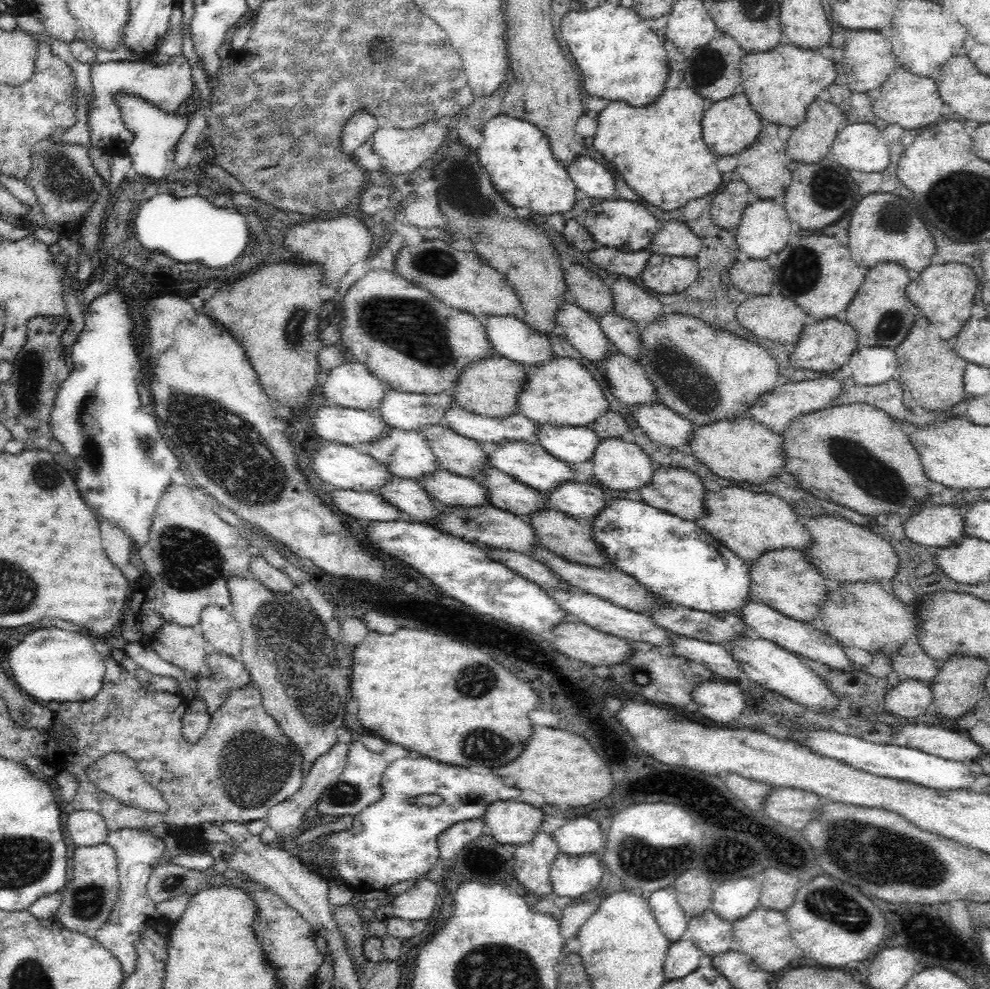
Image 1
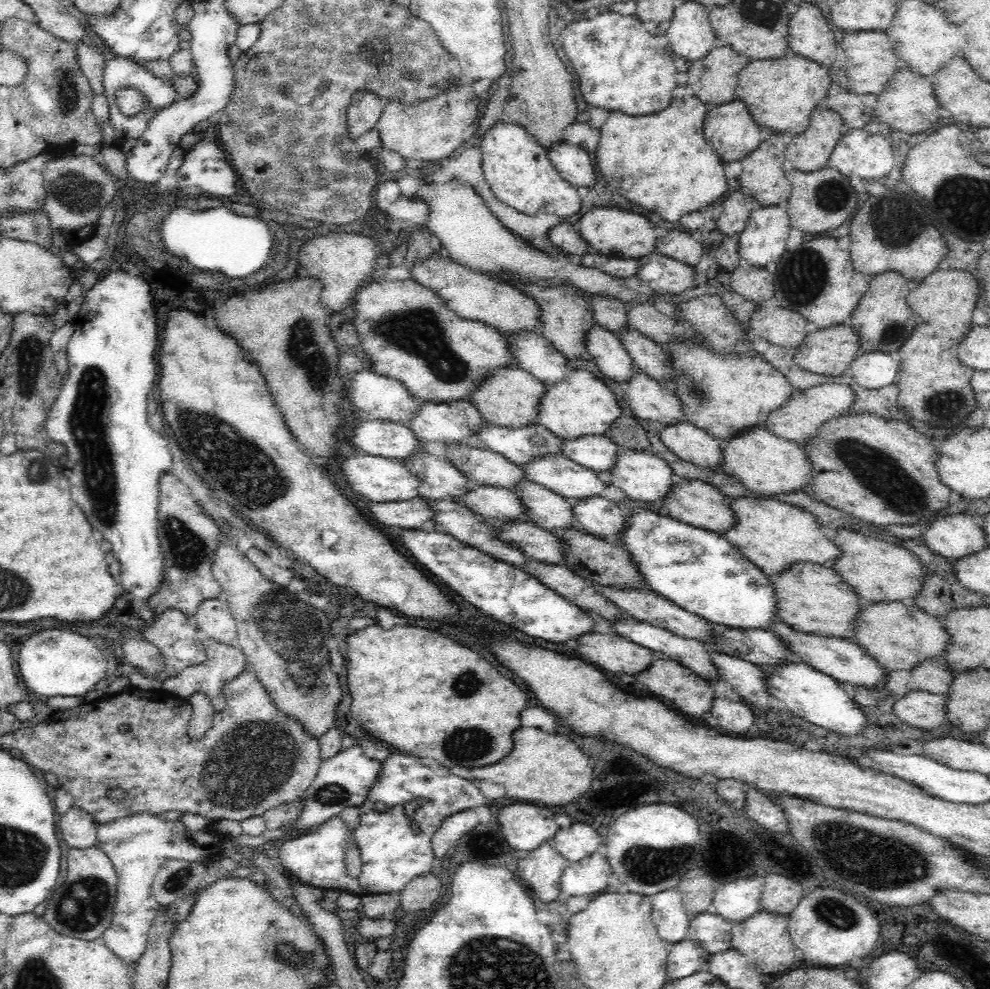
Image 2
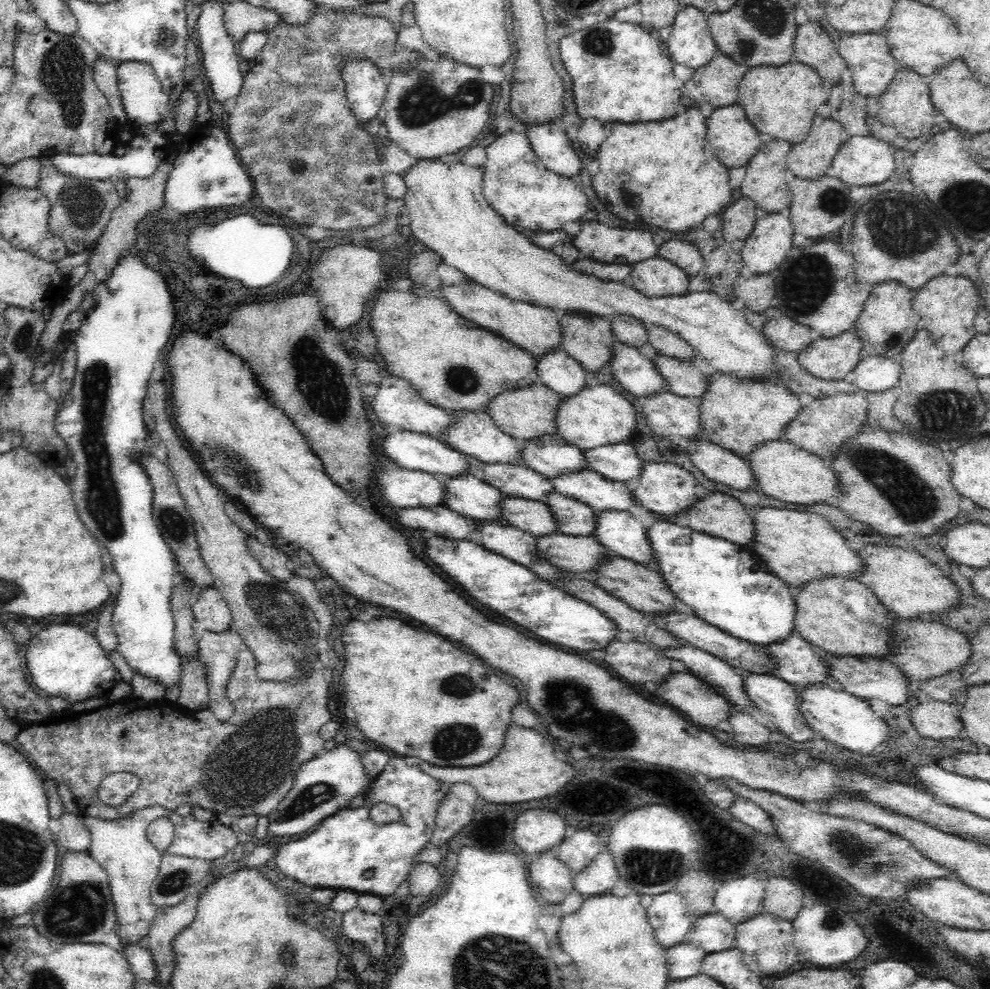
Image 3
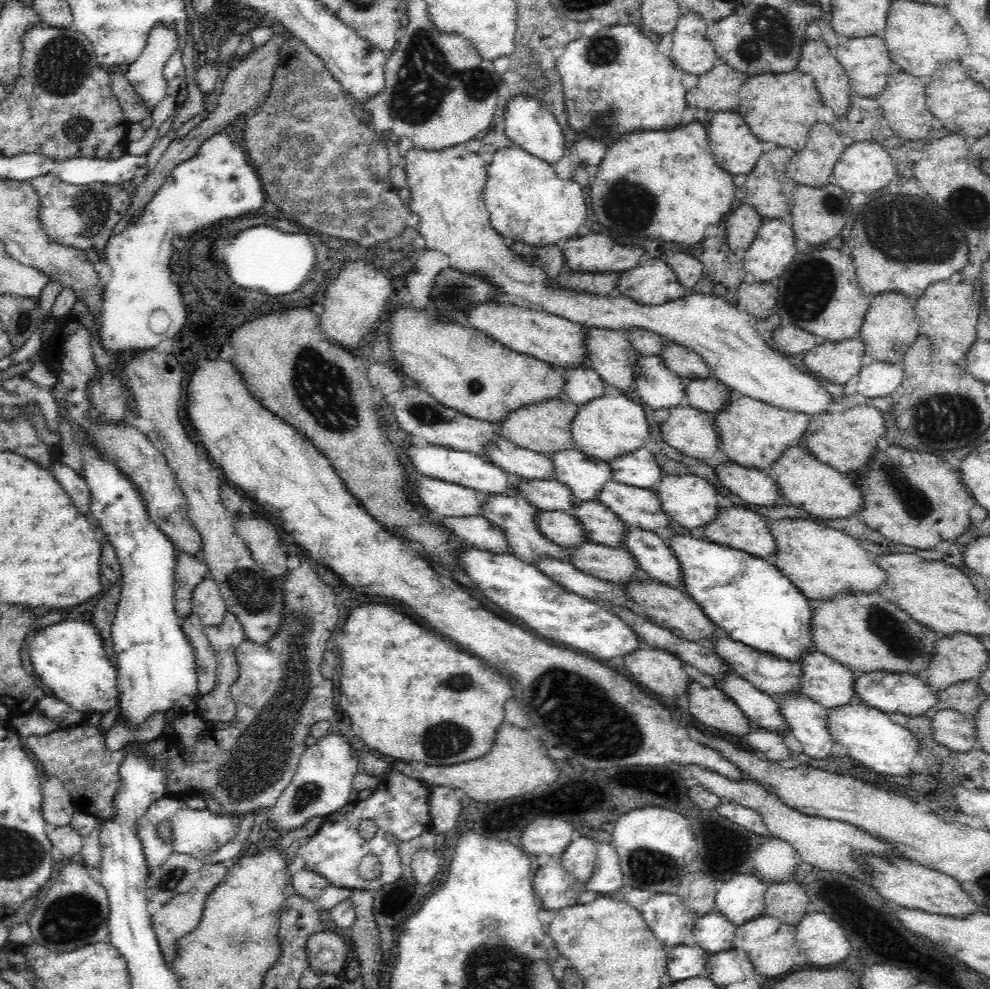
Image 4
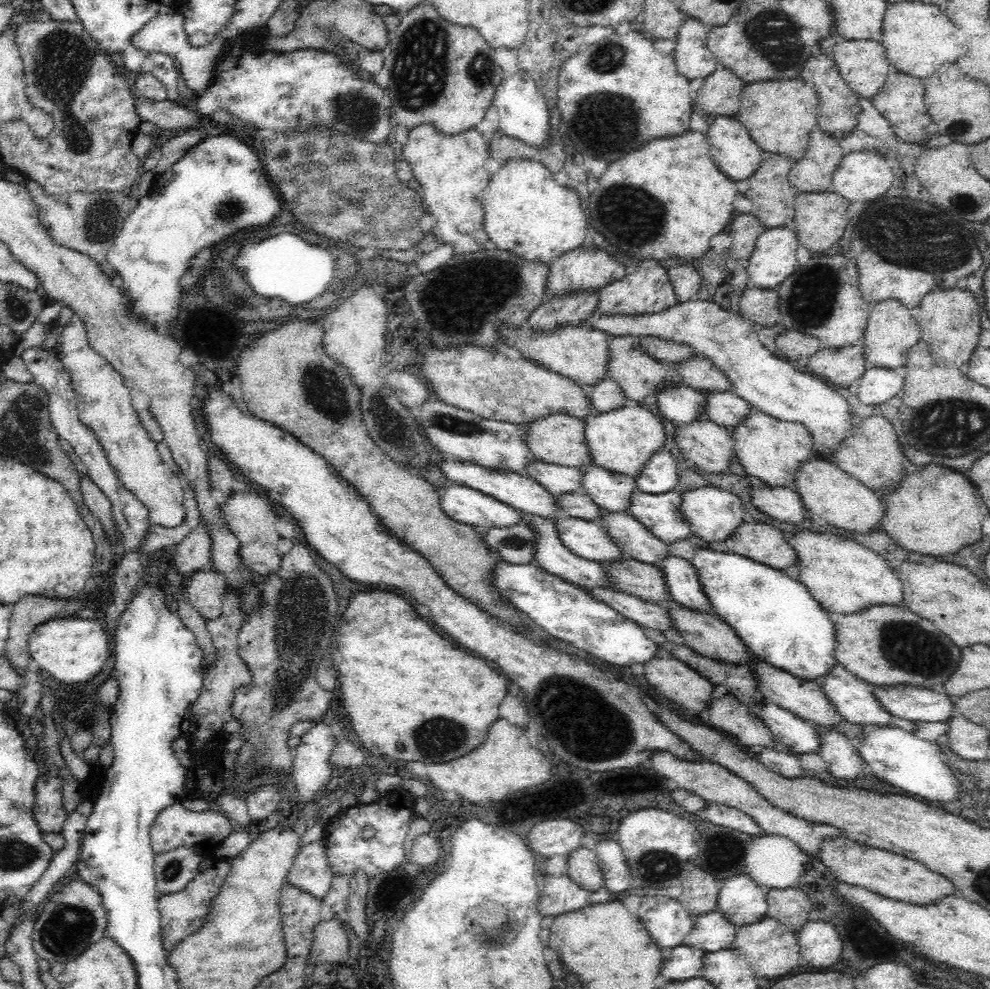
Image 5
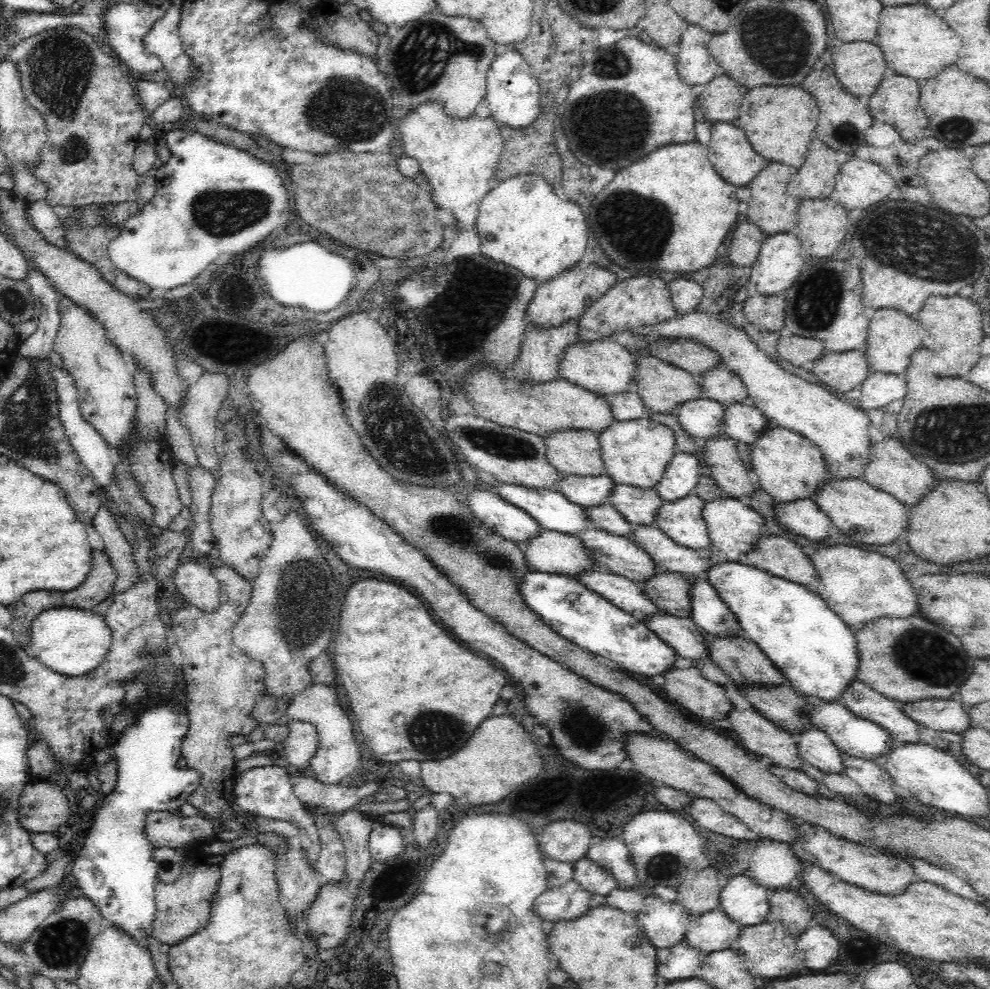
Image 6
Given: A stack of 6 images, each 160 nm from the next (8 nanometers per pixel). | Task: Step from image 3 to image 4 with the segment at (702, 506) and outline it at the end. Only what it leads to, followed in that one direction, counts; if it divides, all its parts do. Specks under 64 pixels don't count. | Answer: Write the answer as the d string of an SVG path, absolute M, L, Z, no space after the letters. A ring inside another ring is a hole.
M736 502L729 509L723 508L716 515L716 522L704 529L704 534L712 543L771 561L775 557L777 544L770 525L763 516L740 507Z

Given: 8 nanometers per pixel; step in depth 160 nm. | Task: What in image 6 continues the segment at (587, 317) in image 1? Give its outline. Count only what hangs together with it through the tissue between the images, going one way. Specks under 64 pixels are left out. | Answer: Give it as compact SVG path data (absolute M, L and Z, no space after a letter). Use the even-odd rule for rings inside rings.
M702 398L680 405L673 414L692 437L698 436L710 440L727 434L724 420L725 407L723 403Z

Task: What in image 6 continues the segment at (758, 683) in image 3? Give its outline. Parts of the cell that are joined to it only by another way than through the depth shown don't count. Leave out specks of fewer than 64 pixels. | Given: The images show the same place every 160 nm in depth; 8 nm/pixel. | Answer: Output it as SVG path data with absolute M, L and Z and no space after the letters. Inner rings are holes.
M844 753L841 757L846 776L856 782L864 794L882 804L899 803L900 796L893 789L894 779L875 761L850 757Z

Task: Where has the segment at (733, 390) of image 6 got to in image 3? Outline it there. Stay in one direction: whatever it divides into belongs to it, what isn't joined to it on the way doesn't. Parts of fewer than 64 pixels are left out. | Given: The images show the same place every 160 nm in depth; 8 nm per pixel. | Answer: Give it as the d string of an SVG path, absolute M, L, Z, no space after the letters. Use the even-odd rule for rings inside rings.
M647 325L649 343L662 356L678 358L680 361L691 362L697 355L697 352L680 338L676 333L662 326Z

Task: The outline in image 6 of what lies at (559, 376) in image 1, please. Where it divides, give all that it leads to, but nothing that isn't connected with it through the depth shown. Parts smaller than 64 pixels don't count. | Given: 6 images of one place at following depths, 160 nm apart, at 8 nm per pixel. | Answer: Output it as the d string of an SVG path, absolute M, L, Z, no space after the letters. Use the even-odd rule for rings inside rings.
M649 416L629 421L614 421L599 434L601 457L606 474L615 482L641 489L654 489L659 485L668 463L677 452L673 430Z

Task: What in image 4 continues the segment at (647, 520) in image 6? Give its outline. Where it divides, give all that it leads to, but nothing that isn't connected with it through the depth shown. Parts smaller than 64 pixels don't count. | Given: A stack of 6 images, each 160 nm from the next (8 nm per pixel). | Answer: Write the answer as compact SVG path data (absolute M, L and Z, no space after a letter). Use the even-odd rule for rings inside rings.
M580 449L565 450L550 457L557 480L571 488L580 502L599 500L603 486L614 481L608 463L591 458Z

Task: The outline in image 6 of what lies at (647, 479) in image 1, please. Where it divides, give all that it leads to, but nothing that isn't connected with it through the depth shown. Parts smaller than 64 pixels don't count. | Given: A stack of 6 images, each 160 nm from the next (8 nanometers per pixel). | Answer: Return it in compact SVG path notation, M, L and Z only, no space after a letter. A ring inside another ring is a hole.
M725 497L724 499L707 502L703 510L703 516L709 530L711 544L720 548L730 562L738 563L740 556L753 551L757 542L766 534L766 519L738 499Z

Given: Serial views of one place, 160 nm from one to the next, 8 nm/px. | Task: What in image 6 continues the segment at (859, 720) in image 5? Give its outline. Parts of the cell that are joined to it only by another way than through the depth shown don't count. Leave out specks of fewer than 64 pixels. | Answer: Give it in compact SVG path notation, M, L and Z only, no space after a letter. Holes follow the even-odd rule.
M858 679L844 691L841 702L859 718L879 724L896 744L923 744L919 725L904 715L903 703L890 700Z

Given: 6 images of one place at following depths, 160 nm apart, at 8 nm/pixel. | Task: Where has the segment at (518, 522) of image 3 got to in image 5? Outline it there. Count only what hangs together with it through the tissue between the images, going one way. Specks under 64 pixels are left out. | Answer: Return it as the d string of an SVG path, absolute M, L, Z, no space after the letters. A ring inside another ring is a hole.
M565 515L554 522L564 547L589 561L615 563L628 558L607 533L603 521L590 522Z

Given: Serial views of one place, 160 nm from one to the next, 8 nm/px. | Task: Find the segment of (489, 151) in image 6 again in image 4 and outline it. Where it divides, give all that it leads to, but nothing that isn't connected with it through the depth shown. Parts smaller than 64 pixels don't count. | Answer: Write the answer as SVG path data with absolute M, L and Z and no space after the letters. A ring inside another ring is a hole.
M465 143L456 144L456 146L444 146L442 150L424 150L423 148L416 148L415 146L411 146L406 154L404 154L405 160L405 171L407 172L407 187L410 189L411 199L408 203L408 208L411 213L418 214L420 216L420 223L417 226L418 232L420 232L419 236L424 238L426 241L426 248L438 250L449 259L450 267L454 267L460 271L464 271L470 274L480 275L480 277L484 277L486 281L493 282L494 286L497 288L501 288L501 292L505 294L510 294L510 296L518 296L518 298L524 298L524 300L528 300L528 302L532 302L532 304L538 304L544 309L544 312L547 314L554 314L560 316L561 318L566 318L568 321L580 323L584 328L596 328L606 329L606 330L626 330L632 327L636 327L637 329L644 329L660 336L664 337L666 340L670 342L677 343L678 345L682 345L695 353L698 353L703 359L704 362L710 368L710 371L713 372L715 379L718 379L719 382L722 382L726 387L728 387L733 395L744 395L746 397L750 397L751 399L756 399L756 401L762 401L768 405L772 405L772 407L776 407L778 409L782 409L784 411L792 411L793 413L802 413L808 415L810 418L825 415L826 413L830 413L834 411L834 402L832 400L832 395L828 392L819 382L819 378L815 377L813 374L807 372L800 372L796 370L794 365L784 357L779 351L774 349L773 347L769 347L764 344L762 338L756 333L756 328L750 327L750 322L748 321L751 316L746 312L738 311L735 306L731 306L727 304L722 298L717 298L716 296L710 296L705 294L698 294L691 292L681 299L667 302L662 304L662 306L641 306L634 302L628 297L622 296L620 294L612 293L610 296L604 297L596 297L596 295L590 295L588 293L578 293L576 291L566 291L566 289L554 289L552 287L551 282L548 283L546 274L544 270L537 268L537 266L533 266L529 260L523 260L523 258L519 258L516 254L513 254L508 249L508 241L504 237L500 237L494 229L490 226L490 219L488 218L488 211L485 206L483 192L485 190L485 182L487 180L487 164L477 155L476 152L472 152L467 150L465 147Z

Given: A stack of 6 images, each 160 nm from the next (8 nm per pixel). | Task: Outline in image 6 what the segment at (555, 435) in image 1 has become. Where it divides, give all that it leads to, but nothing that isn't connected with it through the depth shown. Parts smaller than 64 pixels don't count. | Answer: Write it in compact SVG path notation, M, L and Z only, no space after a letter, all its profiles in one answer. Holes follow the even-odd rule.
M676 452L655 488L664 501L674 502L687 497L698 484L700 461L694 454Z

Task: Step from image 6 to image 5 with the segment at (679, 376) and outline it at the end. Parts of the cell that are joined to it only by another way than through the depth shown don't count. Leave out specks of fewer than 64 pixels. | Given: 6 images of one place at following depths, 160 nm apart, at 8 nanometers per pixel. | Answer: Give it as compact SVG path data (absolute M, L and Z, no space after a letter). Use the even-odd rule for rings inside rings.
M633 335L625 337L616 337L609 342L609 363L607 369L612 378L619 384L620 389L624 391L626 399L630 403L637 405L646 398L656 398L662 390L668 390L676 386L678 378L674 376L674 366L669 368L668 365L662 364L662 361L648 356L640 346L637 338Z

